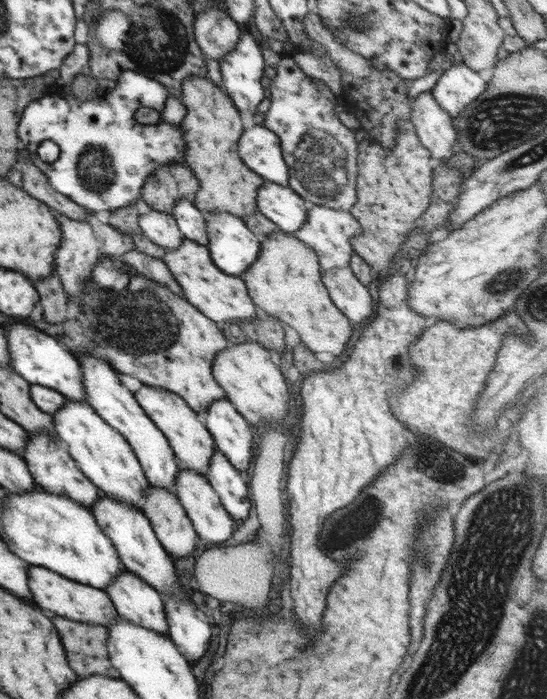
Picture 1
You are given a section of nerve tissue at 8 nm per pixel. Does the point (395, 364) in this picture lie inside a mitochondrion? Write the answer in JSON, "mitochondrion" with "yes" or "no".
{"mitochondrion":"yes"}

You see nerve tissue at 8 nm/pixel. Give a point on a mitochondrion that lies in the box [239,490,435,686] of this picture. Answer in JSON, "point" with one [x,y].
{"point":[364,520]}

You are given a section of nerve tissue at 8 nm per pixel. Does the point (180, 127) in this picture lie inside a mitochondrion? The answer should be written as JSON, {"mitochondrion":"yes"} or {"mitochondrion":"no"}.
{"mitochondrion":"no"}

